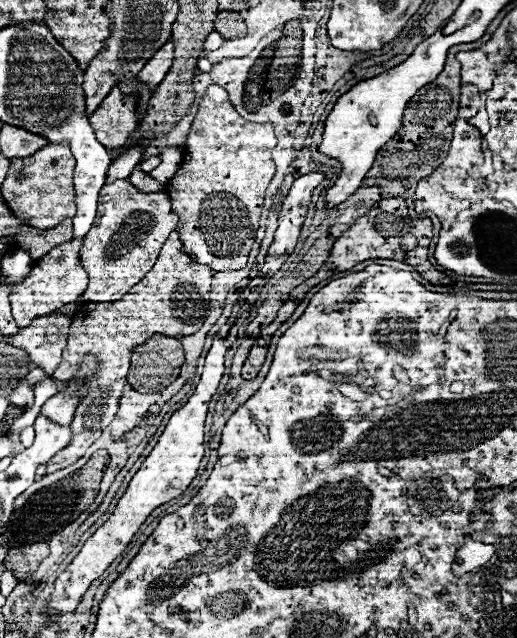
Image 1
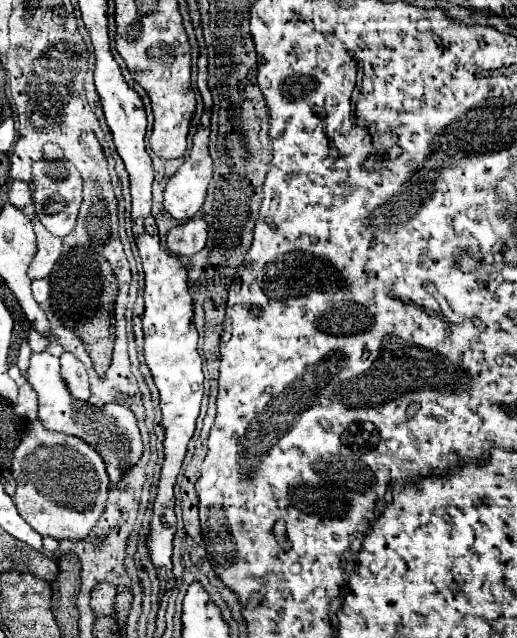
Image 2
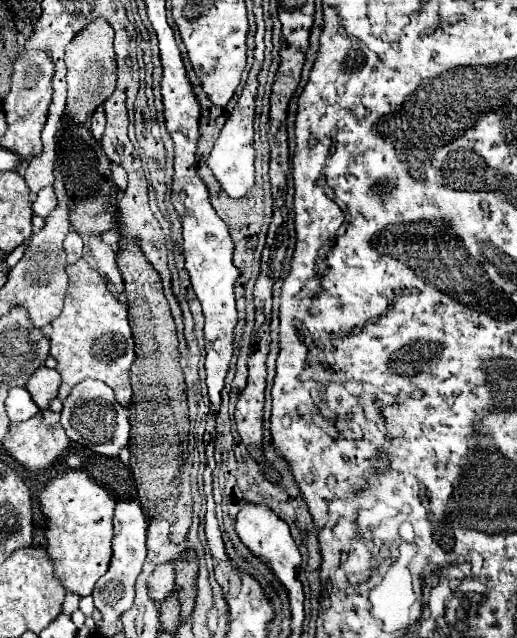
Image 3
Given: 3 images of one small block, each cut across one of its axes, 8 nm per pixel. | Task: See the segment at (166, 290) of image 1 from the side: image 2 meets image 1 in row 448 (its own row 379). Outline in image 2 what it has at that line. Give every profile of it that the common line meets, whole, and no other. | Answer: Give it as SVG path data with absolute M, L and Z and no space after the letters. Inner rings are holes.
M64 352L60 356L60 364L62 364L60 374L62 374L64 382L68 384L68 390L72 392L72 396L78 400L88 400L90 388L88 388L88 376L86 376L84 364L68 352Z

